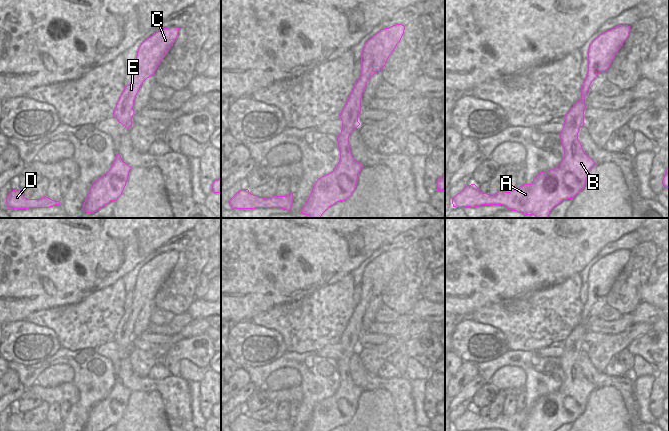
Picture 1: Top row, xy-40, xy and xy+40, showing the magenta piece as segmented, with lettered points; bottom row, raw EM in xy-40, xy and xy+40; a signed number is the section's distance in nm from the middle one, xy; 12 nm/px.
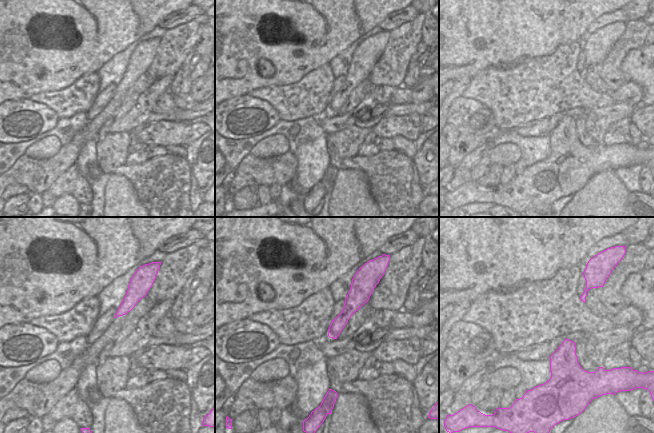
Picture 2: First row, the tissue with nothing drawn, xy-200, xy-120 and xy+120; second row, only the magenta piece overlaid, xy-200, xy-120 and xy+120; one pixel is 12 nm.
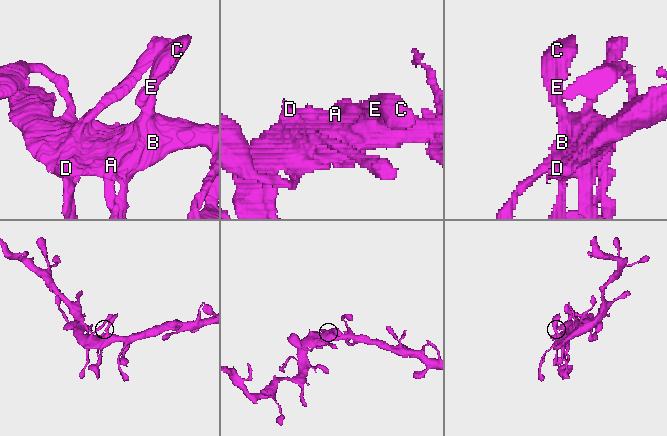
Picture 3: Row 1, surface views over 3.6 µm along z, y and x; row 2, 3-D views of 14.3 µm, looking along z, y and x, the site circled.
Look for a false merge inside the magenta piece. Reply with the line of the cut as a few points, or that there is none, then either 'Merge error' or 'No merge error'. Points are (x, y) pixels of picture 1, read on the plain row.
No split. No merge error

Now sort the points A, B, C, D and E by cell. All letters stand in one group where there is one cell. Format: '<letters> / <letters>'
A B C D E

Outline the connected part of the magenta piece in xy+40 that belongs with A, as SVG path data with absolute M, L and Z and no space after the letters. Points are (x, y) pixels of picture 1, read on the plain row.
M618 249L601 257L590 268L588 296L581 311L581 322L564 341L564 351L560 357L564 382L556 392L539 397L531 408L524 408L511 416L500 414L495 419L489 419L482 417L475 408L467 409L452 422L453 431L555 431L581 416L589 395L596 389L578 364L580 352L585 348L585 320L597 299L608 294L629 256L630 250Z

